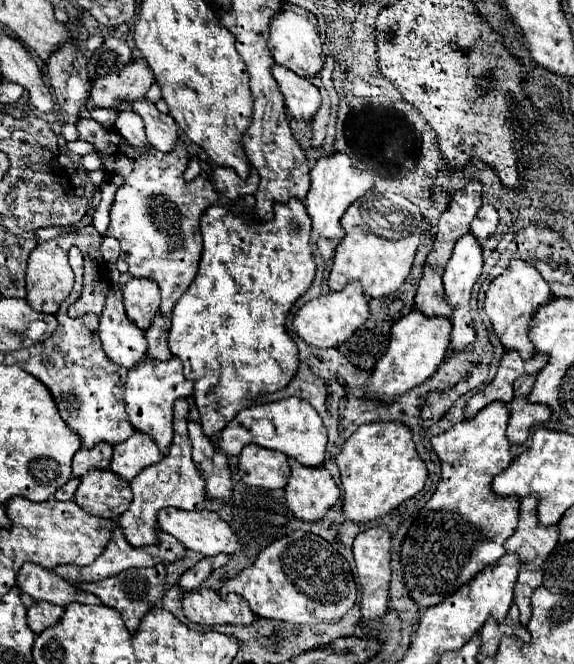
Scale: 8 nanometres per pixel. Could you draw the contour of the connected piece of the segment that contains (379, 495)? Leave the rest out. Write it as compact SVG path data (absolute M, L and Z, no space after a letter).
M400 421L360 425L356 433L352 433L352 437L348 437L348 441L342 445L336 463L340 467L344 487L342 511L348 519L358 523L388 515L402 501L422 491L428 479L428 469L426 463L418 457L416 445L412 441L412 431Z

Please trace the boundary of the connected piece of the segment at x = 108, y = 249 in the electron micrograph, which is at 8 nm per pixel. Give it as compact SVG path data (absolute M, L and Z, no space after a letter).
M104 237L100 251L102 251L102 257L108 263L116 263L118 261L118 255L120 255L120 243L116 239L112 239L112 237Z

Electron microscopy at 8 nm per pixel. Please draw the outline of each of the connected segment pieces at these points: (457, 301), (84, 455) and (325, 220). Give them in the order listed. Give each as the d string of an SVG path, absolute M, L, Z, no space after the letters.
M466 233L464 237L458 239L452 257L446 263L446 271L444 271L444 291L446 291L446 299L452 307L452 341L450 341L450 351L452 353L460 353L464 351L470 343L474 343L476 339L476 331L474 331L474 321L470 315L470 293L472 287L476 283L476 279L482 273L482 247L476 241L476 237L472 237L472 233Z
M96 445L94 449L80 449L72 461L72 477L82 477L90 469L108 469L112 459L112 445Z
M334 153L330 157L320 157L316 161L316 165L312 167L310 177L312 177L312 185L310 185L310 191L306 197L306 209L312 219L314 231L322 237L342 239L344 233L342 233L340 217L358 197L362 197L366 191L370 191L374 187L374 177L368 171L356 169L352 159L346 153Z

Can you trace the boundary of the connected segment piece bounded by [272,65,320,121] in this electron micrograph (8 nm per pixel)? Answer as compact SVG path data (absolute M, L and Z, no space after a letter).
M274 65L272 73L274 73L274 79L278 81L280 91L284 93L288 115L298 121L312 121L312 117L320 109L318 87L312 81L298 77L296 73L288 71L282 65Z

